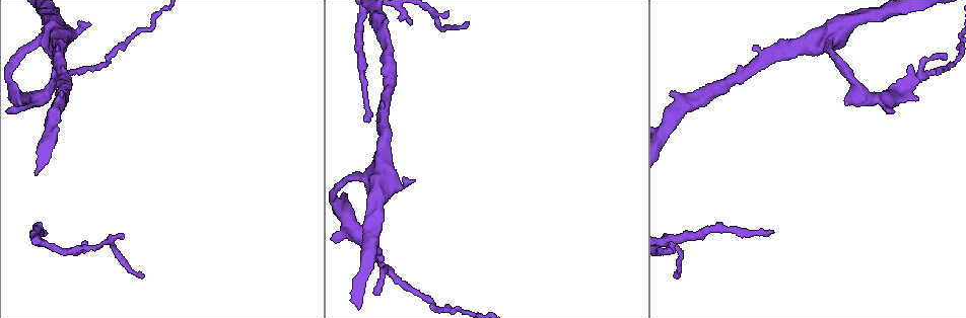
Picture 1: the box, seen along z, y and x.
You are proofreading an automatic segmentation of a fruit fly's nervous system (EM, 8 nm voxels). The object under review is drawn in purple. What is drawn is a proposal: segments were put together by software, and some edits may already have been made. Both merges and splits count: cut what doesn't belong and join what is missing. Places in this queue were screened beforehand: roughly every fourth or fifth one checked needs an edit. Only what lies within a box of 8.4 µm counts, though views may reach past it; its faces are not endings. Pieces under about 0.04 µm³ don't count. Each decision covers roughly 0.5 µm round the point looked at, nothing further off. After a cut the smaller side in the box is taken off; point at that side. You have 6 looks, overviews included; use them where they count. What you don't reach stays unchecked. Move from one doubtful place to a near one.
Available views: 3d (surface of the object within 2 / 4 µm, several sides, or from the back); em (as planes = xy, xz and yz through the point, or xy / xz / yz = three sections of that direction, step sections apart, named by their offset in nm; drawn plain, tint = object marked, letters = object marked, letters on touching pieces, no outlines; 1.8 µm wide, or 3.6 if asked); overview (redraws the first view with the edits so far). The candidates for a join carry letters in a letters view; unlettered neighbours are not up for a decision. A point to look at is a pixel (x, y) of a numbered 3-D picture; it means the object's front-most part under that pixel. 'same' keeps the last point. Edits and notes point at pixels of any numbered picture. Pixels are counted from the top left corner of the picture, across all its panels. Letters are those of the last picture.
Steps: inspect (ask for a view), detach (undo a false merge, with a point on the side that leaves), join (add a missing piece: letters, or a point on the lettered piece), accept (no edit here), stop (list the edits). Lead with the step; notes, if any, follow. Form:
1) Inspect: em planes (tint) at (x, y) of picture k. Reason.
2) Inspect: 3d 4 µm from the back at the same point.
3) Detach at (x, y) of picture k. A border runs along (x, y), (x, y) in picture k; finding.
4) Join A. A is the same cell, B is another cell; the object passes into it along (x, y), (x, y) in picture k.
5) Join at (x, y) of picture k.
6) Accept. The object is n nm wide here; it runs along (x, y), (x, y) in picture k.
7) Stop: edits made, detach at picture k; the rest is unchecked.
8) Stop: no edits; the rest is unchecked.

Inspect: 3d 4 µm at (415, 179) of picture 1. Thin end.

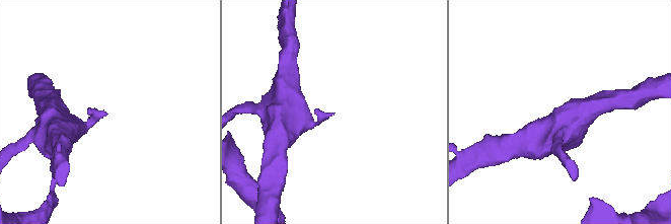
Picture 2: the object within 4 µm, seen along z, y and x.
Inspect: em xz step 16 (letters) at (331, 113) of picture 2. Need the tissue.

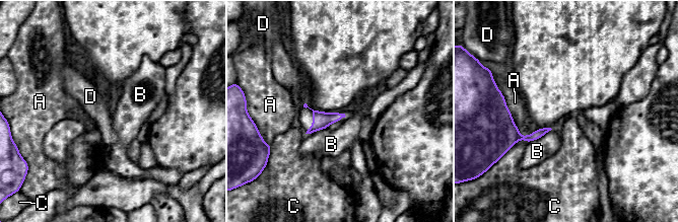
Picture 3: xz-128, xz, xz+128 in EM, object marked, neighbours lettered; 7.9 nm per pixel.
Inspect: em planes (letters) at the same point.

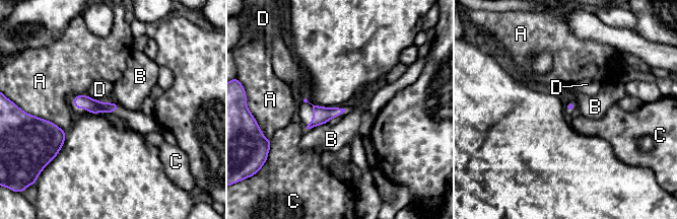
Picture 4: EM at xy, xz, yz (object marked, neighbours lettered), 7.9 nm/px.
Accept. The longest contact is with A, 220 nm; A, B, C and D are other cells; it runs along (76, 97), (94, 106), (115, 106) in picture 4; no lettered piece goes on from it.

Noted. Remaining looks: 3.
Inspect: em planes (letters) at (366, 120) of picture 1. Thin end.

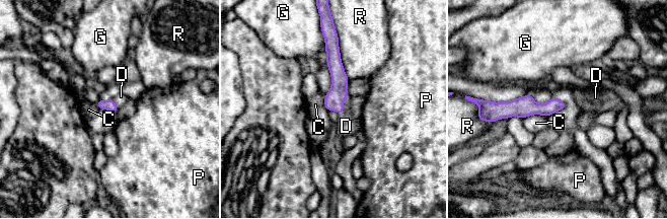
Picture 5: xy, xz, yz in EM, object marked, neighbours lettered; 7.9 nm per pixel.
Join at (346, 126) of picture 5. The object is 90 nm wide here; D is the same cell, C, G, P and R are other cells; the object passes into it along (334, 100), (343, 104), (346, 126) in picture 5; it goes on there.

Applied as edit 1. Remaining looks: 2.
Stop: edits made, join at picture 5; the rest is unchecked.

